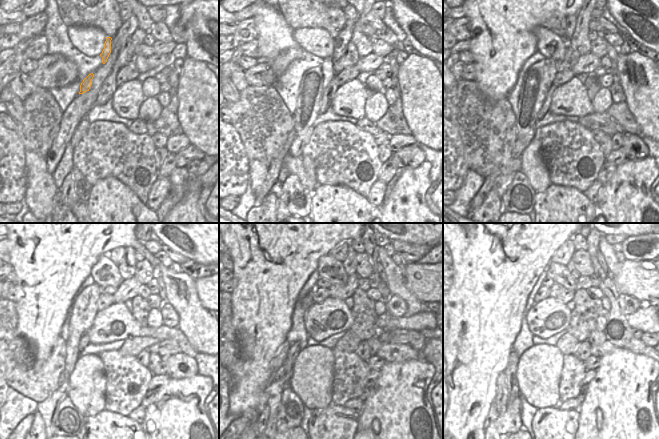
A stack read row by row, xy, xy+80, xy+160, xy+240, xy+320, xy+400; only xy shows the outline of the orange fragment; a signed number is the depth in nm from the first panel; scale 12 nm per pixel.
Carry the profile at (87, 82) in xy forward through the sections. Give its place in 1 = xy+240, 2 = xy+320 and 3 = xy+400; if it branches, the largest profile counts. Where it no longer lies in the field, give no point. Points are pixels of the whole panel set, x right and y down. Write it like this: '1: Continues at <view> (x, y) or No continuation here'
1: Continues at xy+240 (85, 307)
2: Continues at xy+320 (274, 390)
3: Continues at xy+400 (492, 426)

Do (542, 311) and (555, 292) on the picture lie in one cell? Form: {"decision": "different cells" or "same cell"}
{"decision": "different cells"}

